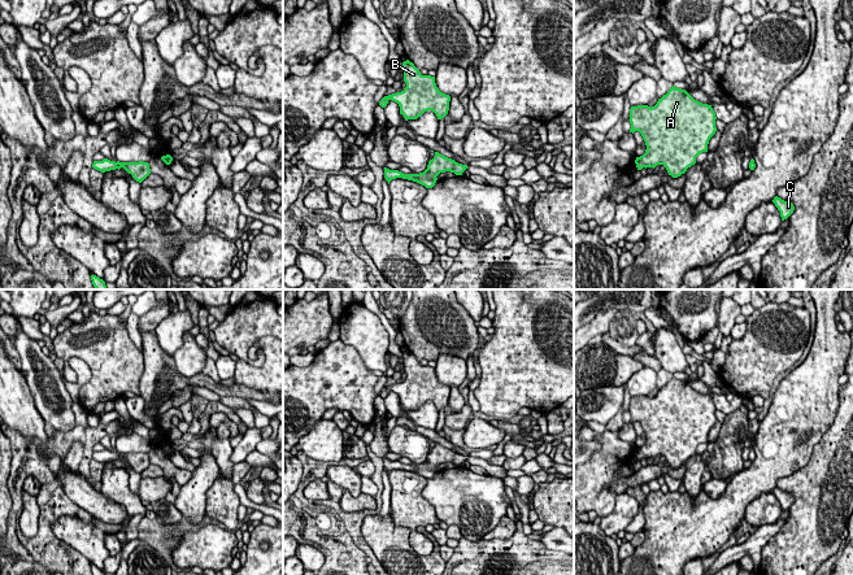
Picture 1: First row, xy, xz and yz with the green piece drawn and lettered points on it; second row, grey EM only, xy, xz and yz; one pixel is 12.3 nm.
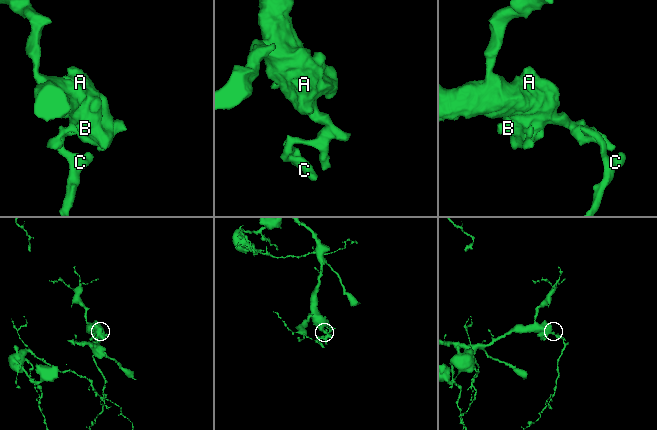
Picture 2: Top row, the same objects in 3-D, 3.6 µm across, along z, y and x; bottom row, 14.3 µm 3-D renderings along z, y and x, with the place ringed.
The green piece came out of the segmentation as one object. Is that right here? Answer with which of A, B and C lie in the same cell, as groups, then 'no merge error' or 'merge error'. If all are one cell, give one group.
groups A B C; no merge error

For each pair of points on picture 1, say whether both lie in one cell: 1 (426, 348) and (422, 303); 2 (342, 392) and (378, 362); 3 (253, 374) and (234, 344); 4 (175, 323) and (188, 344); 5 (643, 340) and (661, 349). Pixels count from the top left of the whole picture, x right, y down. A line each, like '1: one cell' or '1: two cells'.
1: one cell
2: two cells
3: two cells
4: two cells
5: two cells

